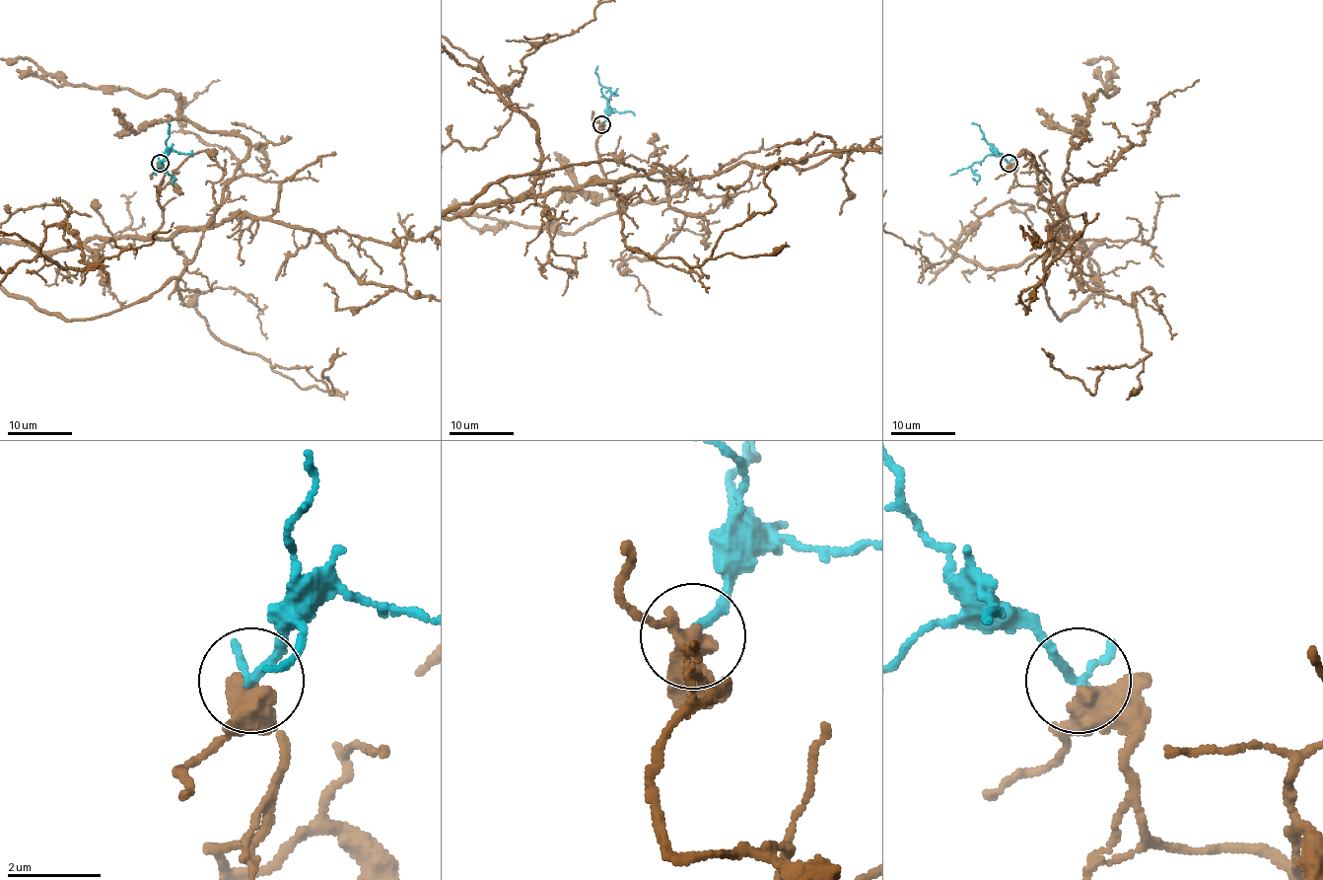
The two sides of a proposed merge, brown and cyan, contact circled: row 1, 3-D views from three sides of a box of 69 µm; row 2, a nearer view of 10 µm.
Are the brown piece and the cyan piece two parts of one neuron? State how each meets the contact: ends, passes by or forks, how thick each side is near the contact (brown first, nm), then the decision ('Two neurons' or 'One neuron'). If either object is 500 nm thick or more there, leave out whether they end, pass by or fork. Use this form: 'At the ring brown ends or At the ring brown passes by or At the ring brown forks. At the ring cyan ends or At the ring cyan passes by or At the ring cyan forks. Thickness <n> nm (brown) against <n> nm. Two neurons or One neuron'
At the ring brown passes by. At the ring cyan ends. Thickness 480 nm (brown) against 240 nm. One neuron

